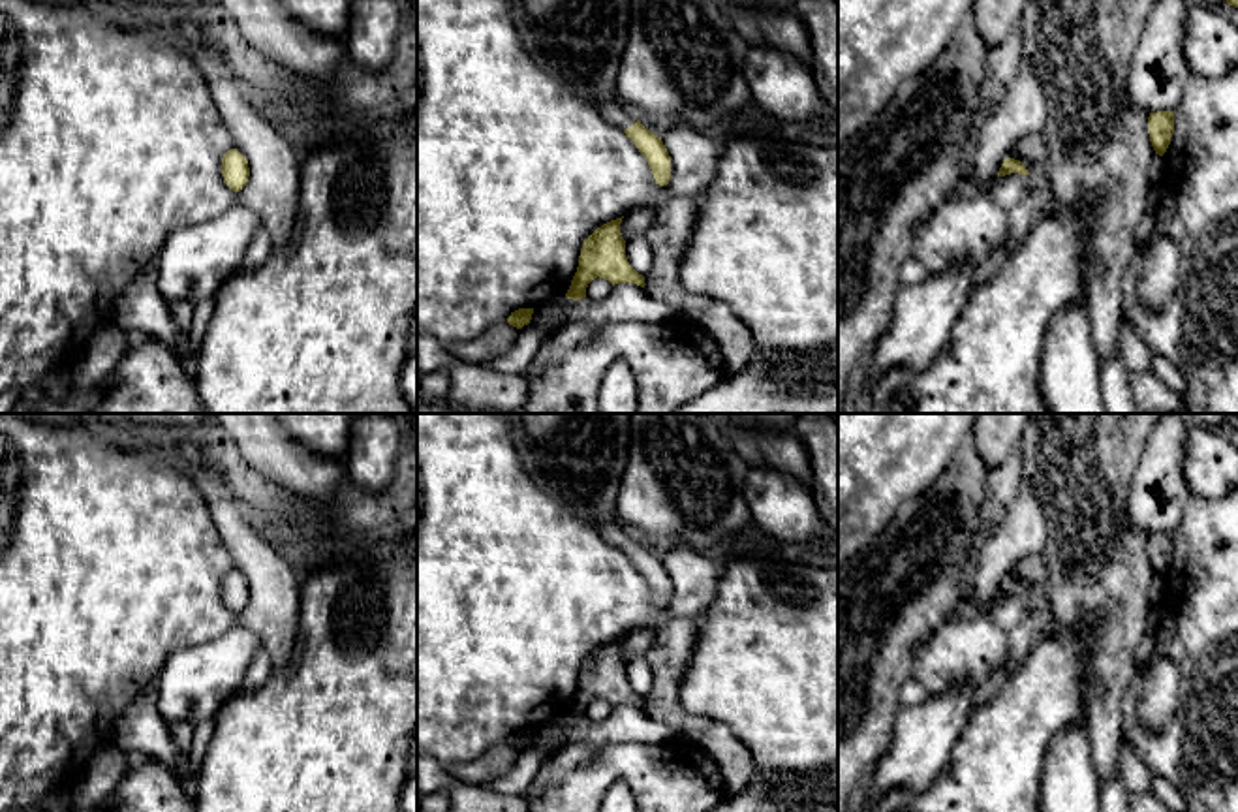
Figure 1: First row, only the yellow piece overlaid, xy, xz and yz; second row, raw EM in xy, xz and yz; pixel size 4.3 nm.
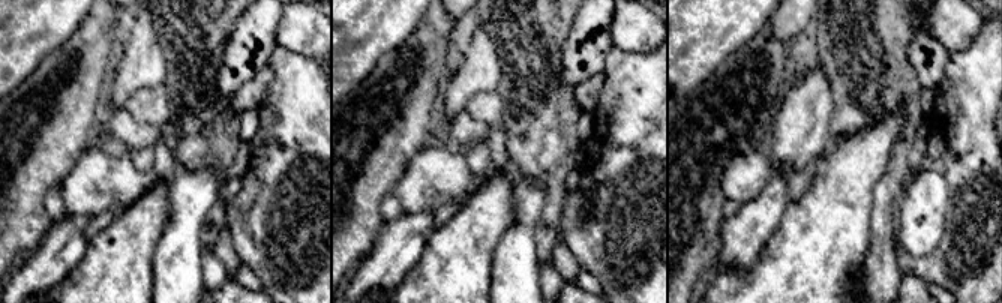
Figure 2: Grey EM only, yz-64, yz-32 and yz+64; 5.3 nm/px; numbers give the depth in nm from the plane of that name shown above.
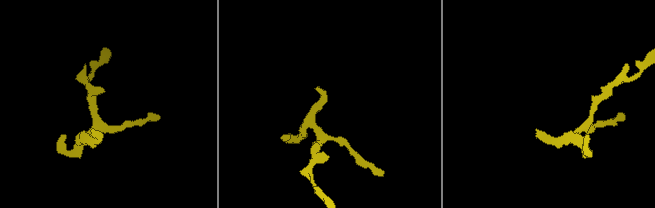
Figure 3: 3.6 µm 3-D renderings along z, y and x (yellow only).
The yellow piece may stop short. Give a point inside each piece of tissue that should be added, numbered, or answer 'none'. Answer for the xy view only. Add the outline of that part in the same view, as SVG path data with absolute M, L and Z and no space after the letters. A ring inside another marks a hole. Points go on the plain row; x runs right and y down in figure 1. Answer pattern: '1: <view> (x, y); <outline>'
none

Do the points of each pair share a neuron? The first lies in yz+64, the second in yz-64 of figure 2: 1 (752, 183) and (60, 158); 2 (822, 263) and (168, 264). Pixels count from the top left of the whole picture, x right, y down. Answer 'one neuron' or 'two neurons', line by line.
1: two neurons
2: two neurons

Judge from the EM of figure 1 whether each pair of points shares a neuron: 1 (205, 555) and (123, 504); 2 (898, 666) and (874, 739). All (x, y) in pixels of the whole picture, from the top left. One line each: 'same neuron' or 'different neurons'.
1: same neuron
2: same neuron

